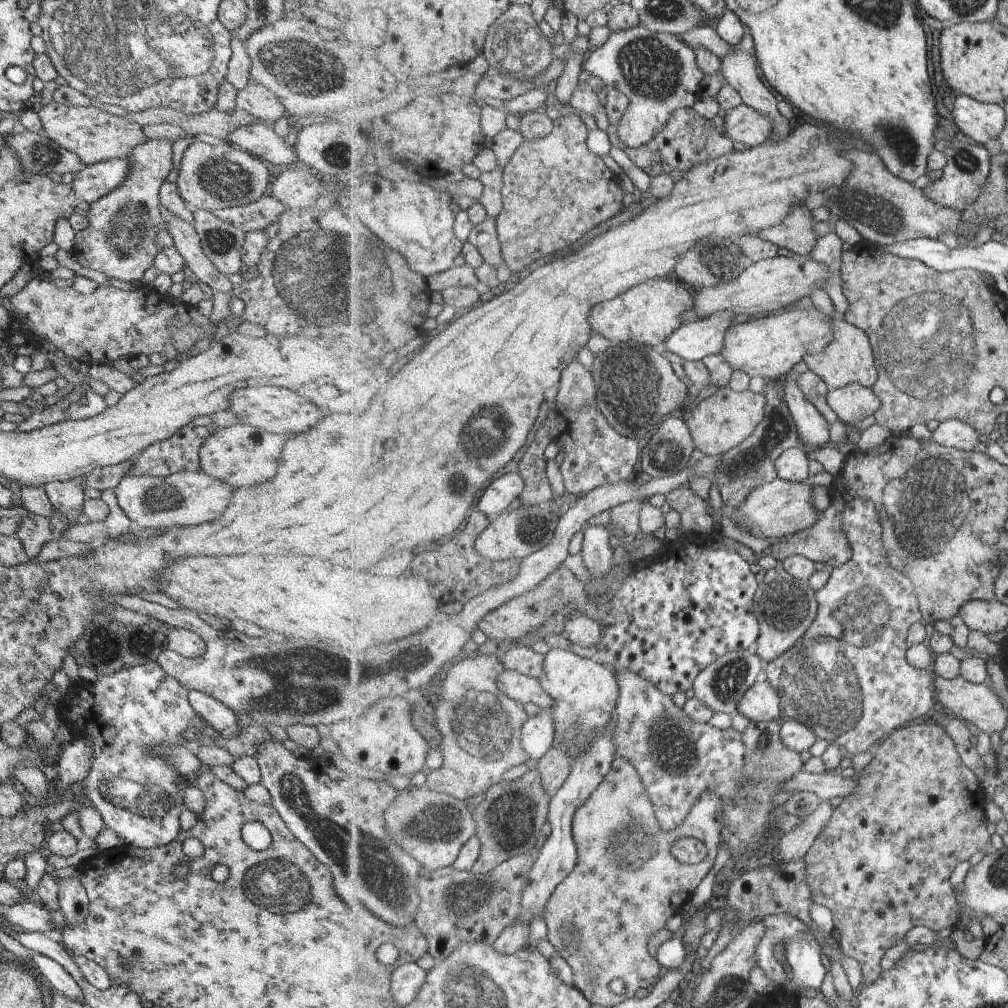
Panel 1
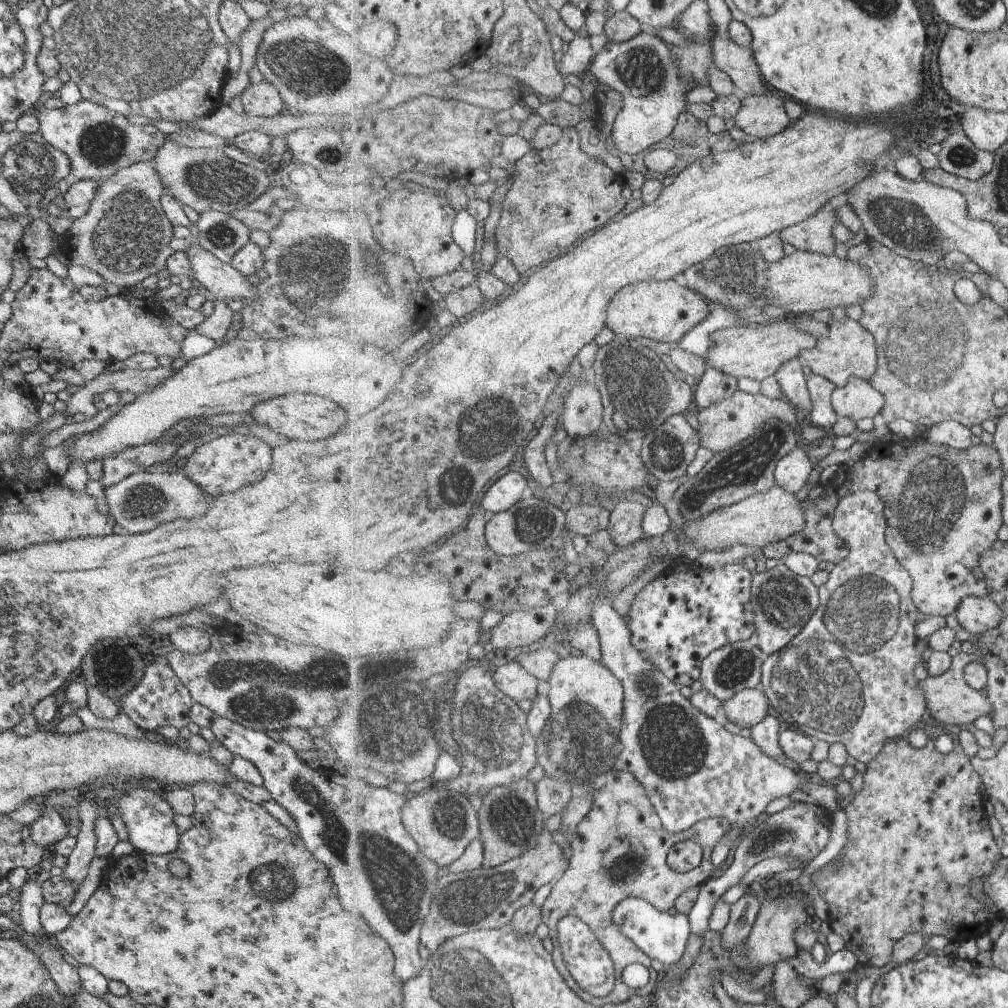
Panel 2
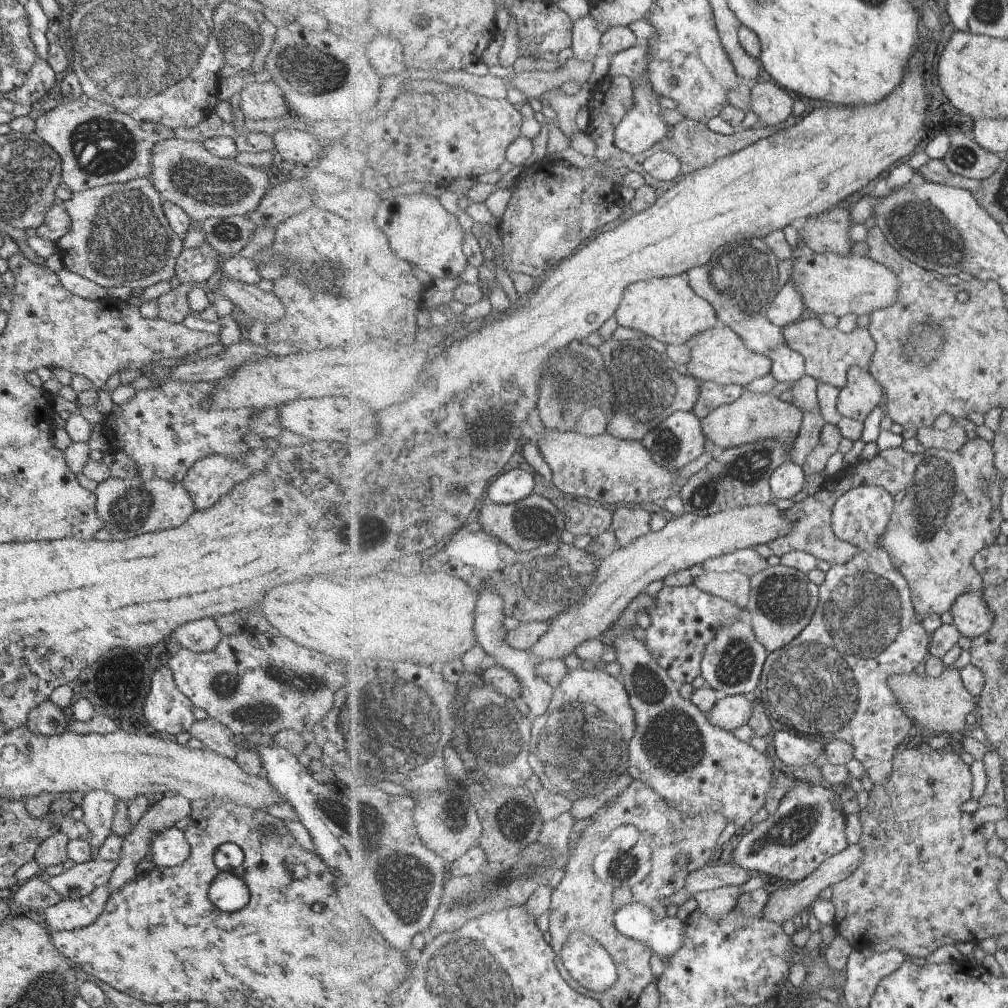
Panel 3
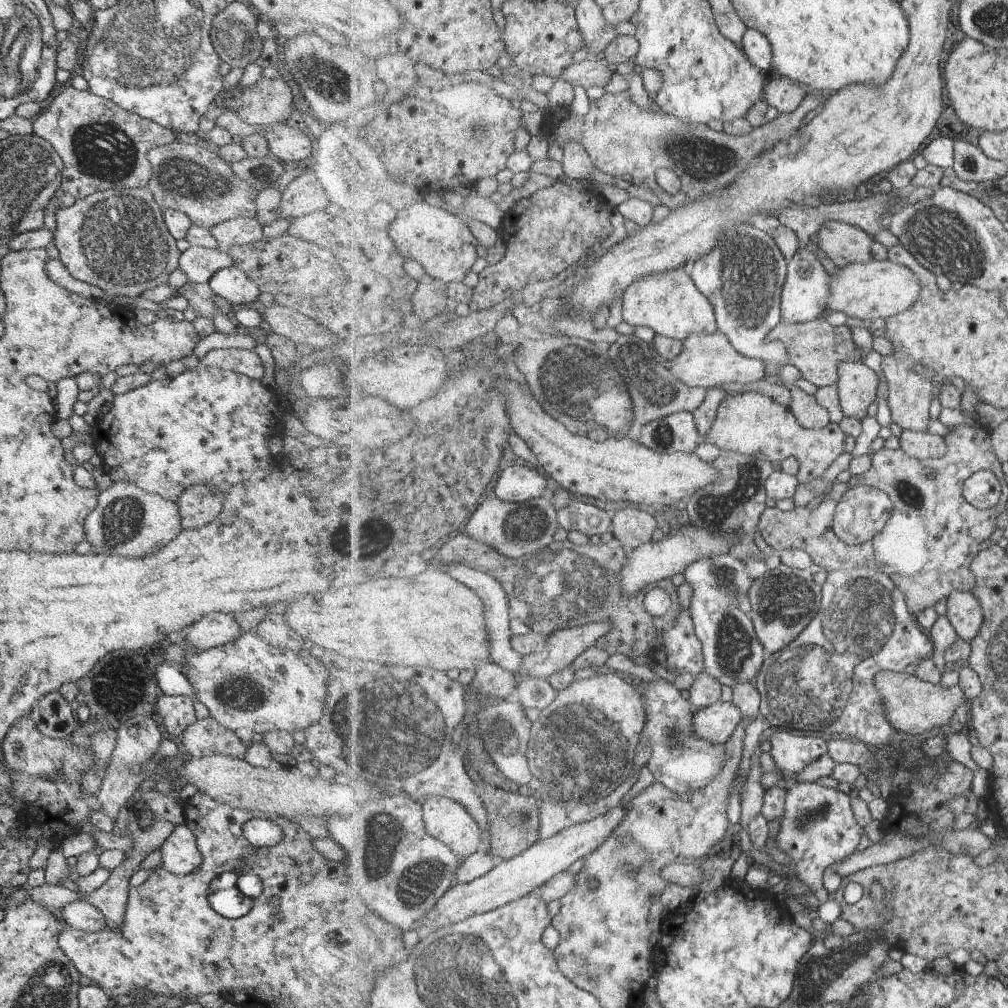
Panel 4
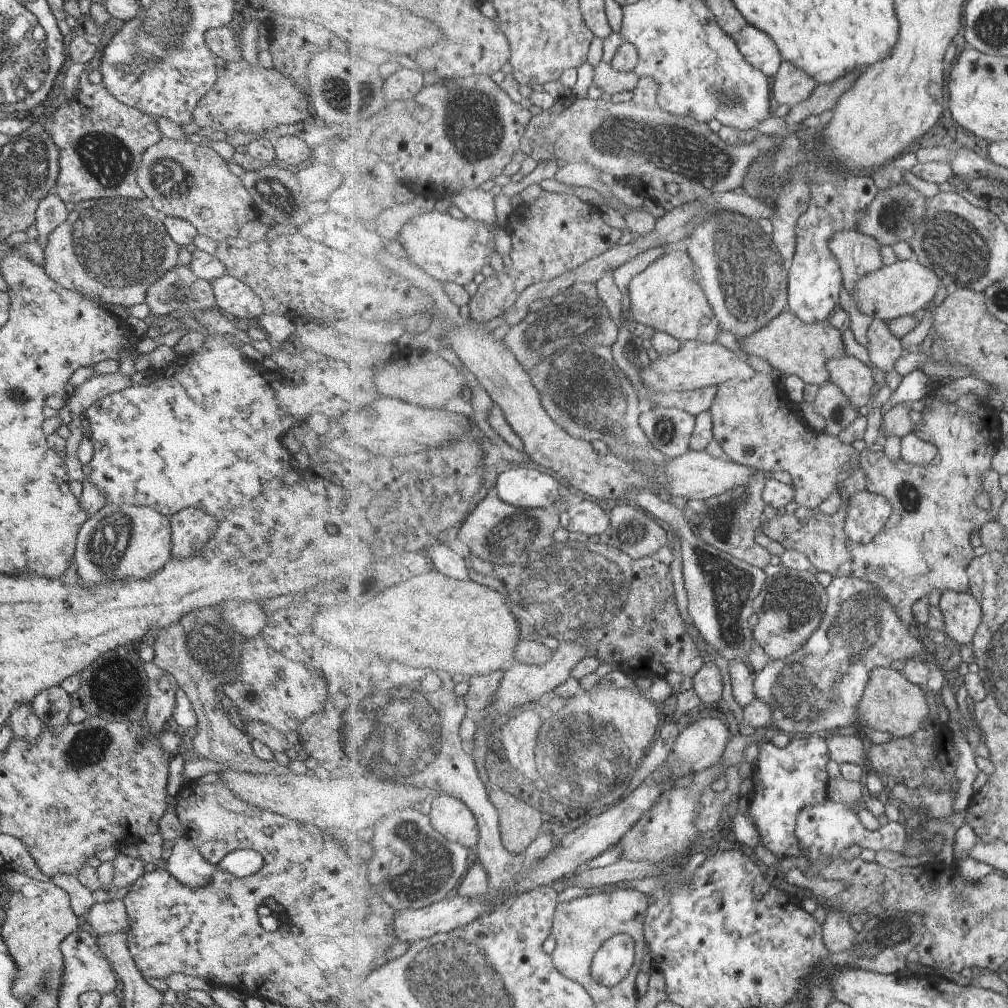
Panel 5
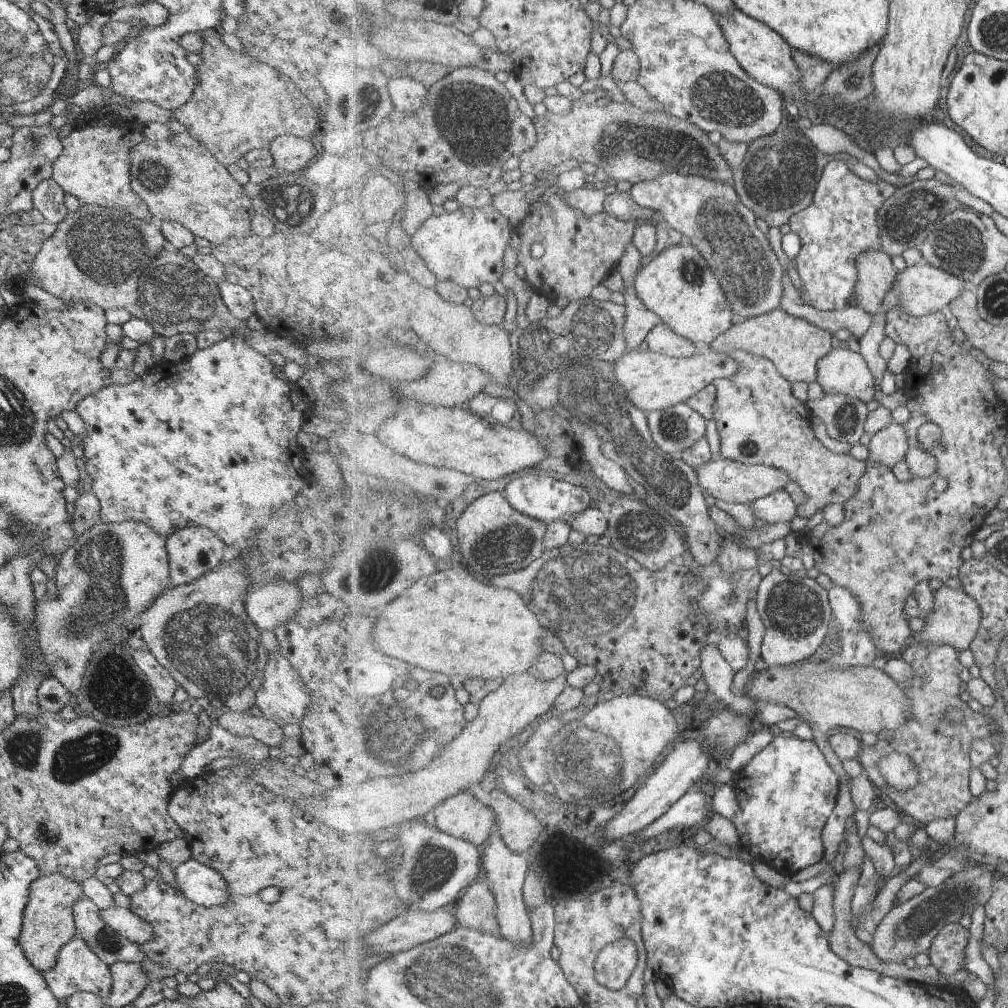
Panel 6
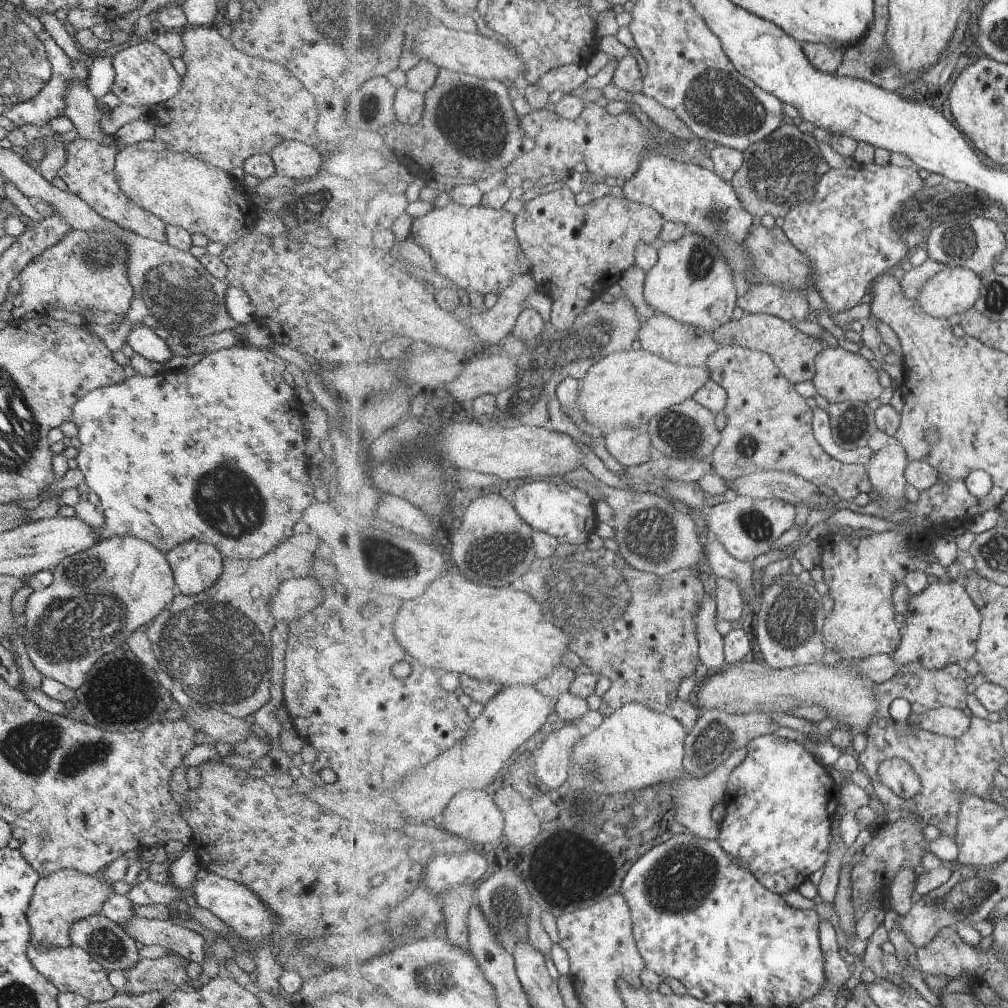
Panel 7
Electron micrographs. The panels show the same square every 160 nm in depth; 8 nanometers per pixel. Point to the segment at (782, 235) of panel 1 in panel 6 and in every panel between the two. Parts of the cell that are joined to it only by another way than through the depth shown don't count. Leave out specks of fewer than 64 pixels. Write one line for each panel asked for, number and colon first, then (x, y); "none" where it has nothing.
2: (816, 234)
3: (831, 232)
4: (843, 243)
5: (860, 254)
6: (877, 276)

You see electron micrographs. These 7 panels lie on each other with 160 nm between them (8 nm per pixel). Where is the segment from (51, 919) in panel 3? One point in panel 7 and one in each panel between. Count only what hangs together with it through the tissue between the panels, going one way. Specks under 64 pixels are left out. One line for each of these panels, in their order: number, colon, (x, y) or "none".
4: (80, 915)
5: (109, 917)
6: (125, 923)
7: (188, 944)

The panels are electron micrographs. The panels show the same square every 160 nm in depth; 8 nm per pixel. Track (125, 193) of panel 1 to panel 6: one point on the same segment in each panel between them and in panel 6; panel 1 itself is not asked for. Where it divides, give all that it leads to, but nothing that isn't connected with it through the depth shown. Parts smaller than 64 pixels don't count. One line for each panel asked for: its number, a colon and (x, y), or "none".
2: (124, 236)
3: (118, 236)
4: (115, 240)
5: (113, 249)
6: (96, 255)

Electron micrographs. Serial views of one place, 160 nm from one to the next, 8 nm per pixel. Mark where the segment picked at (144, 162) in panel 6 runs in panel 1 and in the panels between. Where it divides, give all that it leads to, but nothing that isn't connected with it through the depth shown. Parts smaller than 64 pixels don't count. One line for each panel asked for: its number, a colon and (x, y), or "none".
1: (210, 177)
2: (203, 179)
3: (185, 174)
4: (185, 177)
5: (190, 181)

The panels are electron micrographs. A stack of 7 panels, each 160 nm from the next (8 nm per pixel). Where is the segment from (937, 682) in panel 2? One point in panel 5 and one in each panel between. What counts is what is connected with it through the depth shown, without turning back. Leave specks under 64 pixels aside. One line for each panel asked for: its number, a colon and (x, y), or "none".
3: (940, 705)
4: (914, 706)
5: (892, 703)

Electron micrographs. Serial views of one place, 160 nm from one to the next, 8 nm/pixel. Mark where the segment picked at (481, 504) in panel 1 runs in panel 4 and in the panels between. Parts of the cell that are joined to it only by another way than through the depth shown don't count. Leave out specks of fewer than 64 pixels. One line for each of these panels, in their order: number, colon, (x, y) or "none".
2: (508, 490)
3: (515, 485)
4: (517, 484)

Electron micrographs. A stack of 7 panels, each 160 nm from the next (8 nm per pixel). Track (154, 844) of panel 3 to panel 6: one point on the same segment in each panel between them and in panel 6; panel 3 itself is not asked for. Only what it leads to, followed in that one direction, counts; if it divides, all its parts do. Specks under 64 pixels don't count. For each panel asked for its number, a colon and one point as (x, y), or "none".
4: (179, 855)
5: (184, 863)
6: (198, 883)

